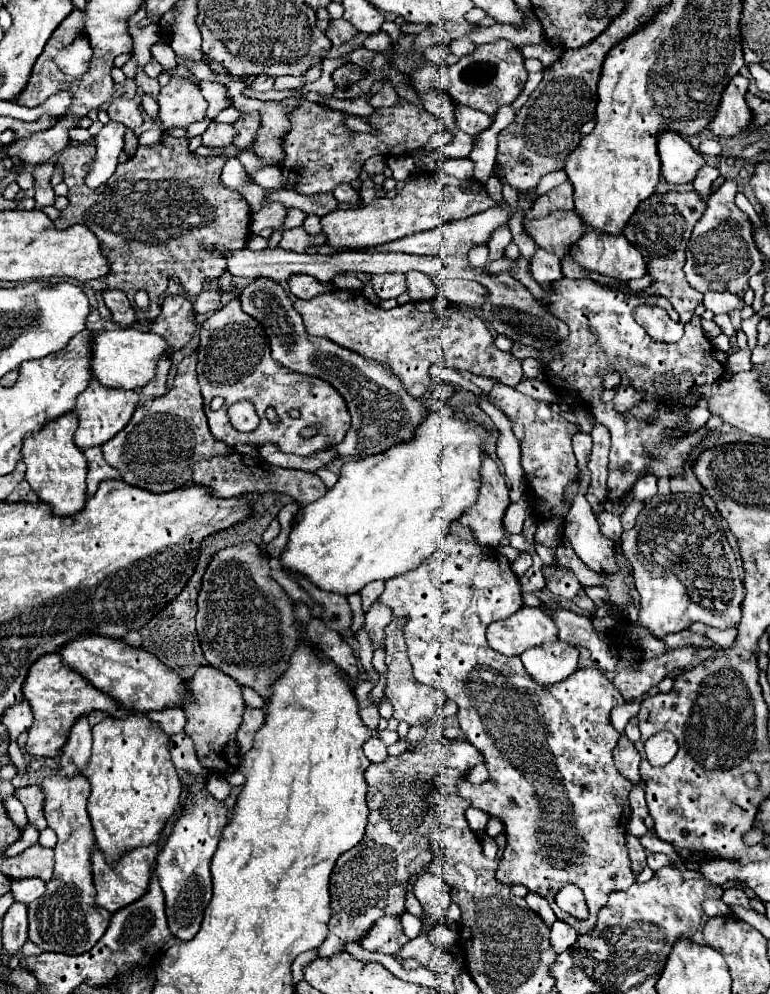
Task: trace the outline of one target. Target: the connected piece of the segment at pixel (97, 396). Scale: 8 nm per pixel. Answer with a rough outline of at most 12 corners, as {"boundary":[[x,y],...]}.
{"boundary":[[90,380],[78,394],[80,450],[102,446],[130,422],[138,394]]}

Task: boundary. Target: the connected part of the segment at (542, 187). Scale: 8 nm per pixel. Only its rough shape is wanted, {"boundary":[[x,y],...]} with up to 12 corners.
{"boundary":[[564,170],[546,174],[536,186],[538,194],[546,194],[554,186],[568,180]]}

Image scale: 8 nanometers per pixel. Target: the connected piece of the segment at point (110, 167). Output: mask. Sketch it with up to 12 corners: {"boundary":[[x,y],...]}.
{"boundary":[[108,122],[96,140],[96,158],[86,176],[98,188],[114,174],[126,126]]}

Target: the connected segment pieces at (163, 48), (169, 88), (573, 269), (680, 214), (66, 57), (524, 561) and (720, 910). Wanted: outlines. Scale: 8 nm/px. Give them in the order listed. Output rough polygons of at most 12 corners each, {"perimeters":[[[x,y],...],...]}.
{"perimeters":[[[156,42],[152,58],[162,64],[162,68],[176,66],[174,52],[168,44]],[[170,78],[156,98],[164,128],[204,120],[196,82]],[[568,256],[562,262],[566,278],[592,278],[592,272],[572,262]],[[696,190],[652,194],[622,234],[682,322],[702,294],[682,268],[706,202]],[[86,36],[60,50],[64,74],[82,76],[92,58]],[[528,552],[512,562],[516,576],[522,576],[532,566],[532,556]],[[722,900],[704,902],[706,916],[728,914],[730,908]]]}

